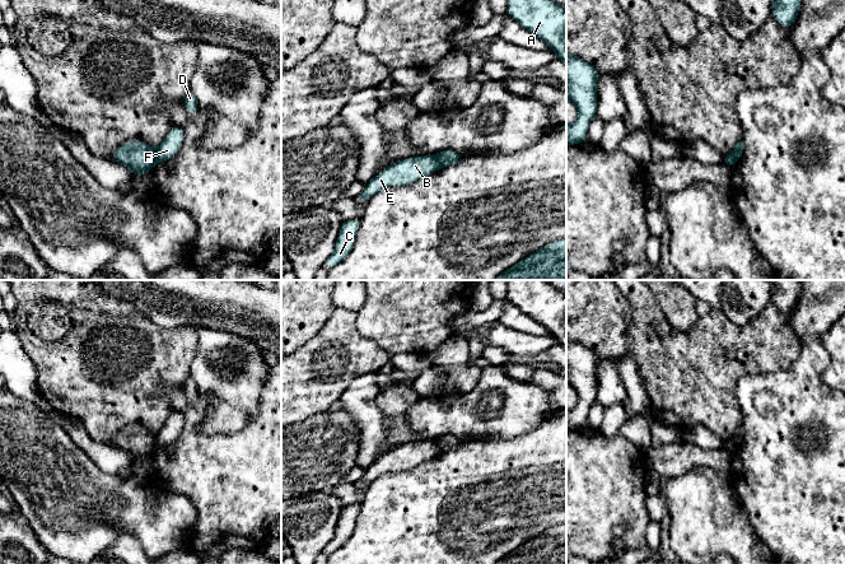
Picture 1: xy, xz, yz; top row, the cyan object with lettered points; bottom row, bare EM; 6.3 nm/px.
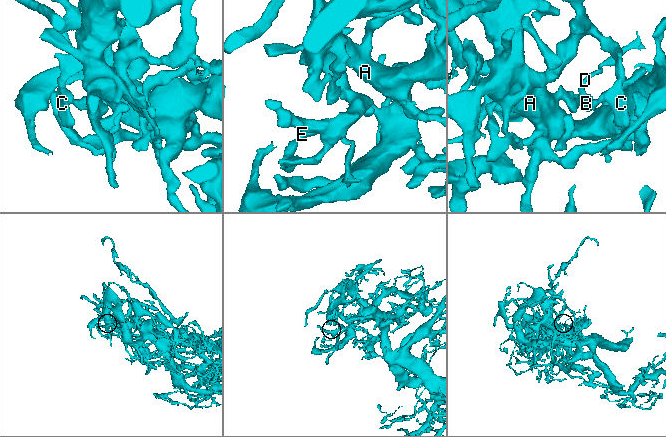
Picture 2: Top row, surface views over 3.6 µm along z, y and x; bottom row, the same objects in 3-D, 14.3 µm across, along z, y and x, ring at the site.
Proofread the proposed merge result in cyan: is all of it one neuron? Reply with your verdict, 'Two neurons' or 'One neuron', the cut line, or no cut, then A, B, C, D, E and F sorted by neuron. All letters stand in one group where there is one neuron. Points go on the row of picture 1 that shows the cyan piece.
Two neurons. Split along xy (155, 150), (153, 164). Groups: A B C E / D F

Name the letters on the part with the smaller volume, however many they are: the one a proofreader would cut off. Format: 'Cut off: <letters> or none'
Cut off: D, F

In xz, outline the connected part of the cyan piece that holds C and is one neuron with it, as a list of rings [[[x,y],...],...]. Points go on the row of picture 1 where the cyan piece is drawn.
[[[358,218],[344,220],[335,244],[335,250],[332,255],[326,260],[323,269],[330,270],[346,258],[355,243],[359,224],[360,219]]]

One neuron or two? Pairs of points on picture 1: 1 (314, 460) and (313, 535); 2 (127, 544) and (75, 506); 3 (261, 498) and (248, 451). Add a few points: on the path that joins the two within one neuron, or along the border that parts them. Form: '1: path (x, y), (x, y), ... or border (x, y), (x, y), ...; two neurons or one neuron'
1: border (328, 490), (308, 492), (294, 497); two neurons
2: border (144, 548), (132, 535), (122, 531), (104, 550); two neurons
3: path (257, 486), (257, 462); one neuron

